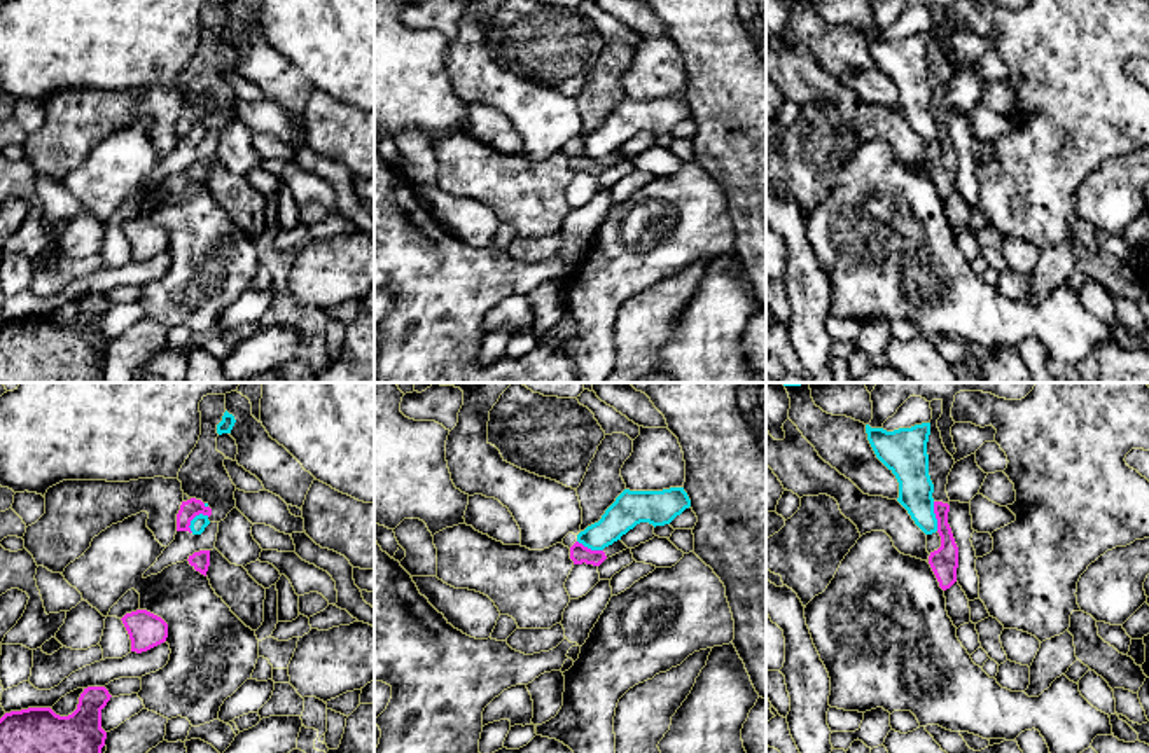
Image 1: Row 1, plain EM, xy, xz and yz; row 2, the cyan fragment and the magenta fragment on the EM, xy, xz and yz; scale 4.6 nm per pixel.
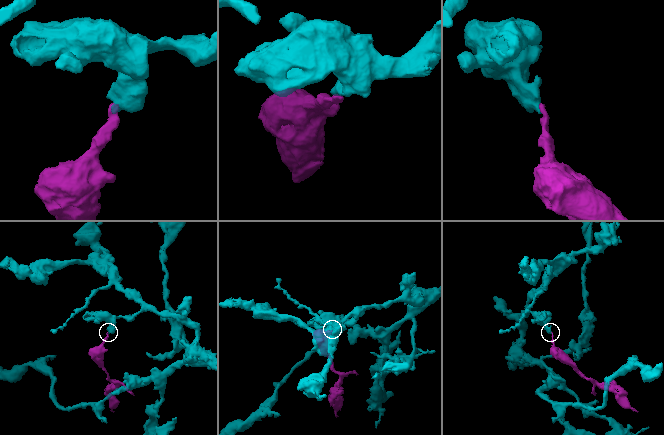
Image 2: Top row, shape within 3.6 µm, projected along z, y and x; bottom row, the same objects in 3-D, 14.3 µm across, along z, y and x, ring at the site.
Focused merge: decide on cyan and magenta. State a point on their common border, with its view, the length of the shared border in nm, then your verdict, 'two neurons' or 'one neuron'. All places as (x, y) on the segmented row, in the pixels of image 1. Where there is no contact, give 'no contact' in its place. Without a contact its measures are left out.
xy (194, 518) | 120 nm | two neurons

